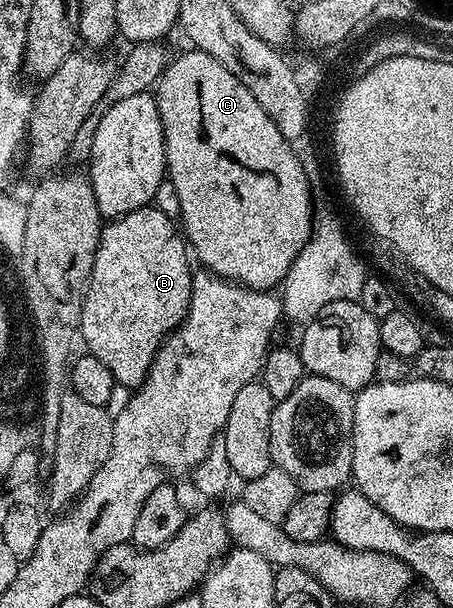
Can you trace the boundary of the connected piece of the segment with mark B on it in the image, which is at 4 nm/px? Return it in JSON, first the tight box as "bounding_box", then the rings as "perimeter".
{"bounding_box":[79,206,193,388],"perimeter":[[[143,206],[124,216],[108,221],[99,233],[99,247],[91,269],[91,281],[83,295],[83,311],[79,321],[81,342],[86,353],[93,355],[109,372],[113,372],[120,387],[137,388],[147,378],[149,368],[172,330],[187,319],[191,299],[191,275],[193,266],[187,263],[189,247],[170,214],[161,212],[156,206]]]}

